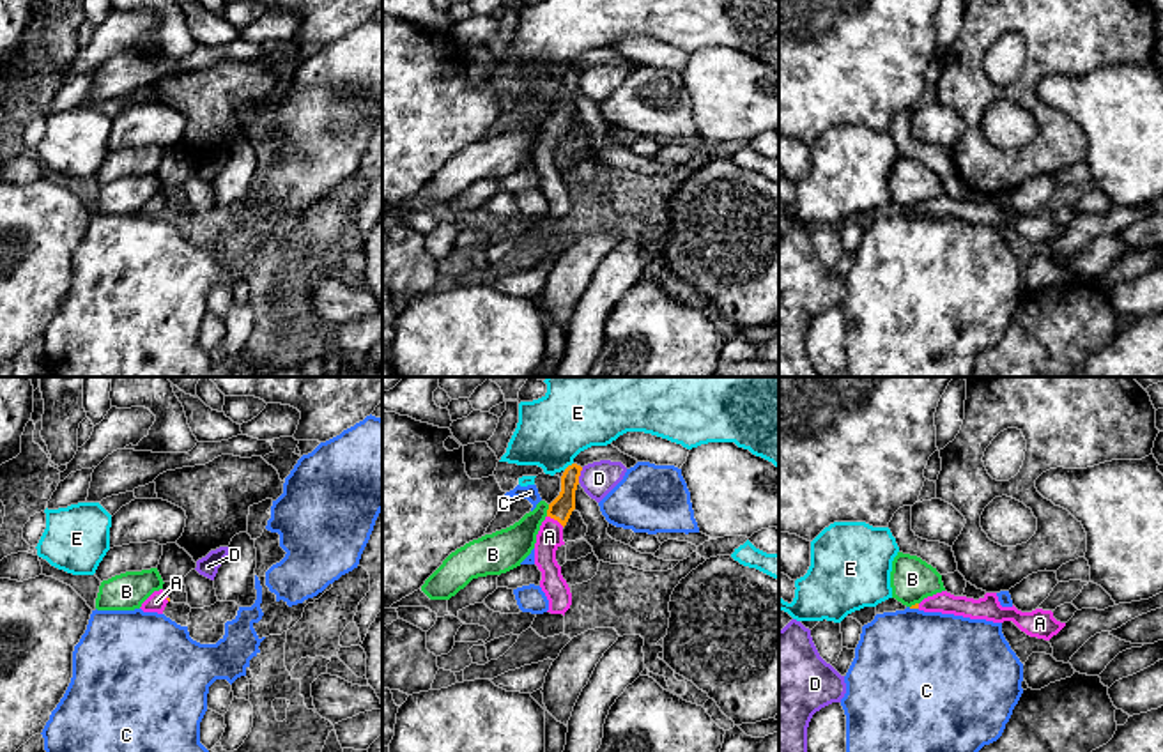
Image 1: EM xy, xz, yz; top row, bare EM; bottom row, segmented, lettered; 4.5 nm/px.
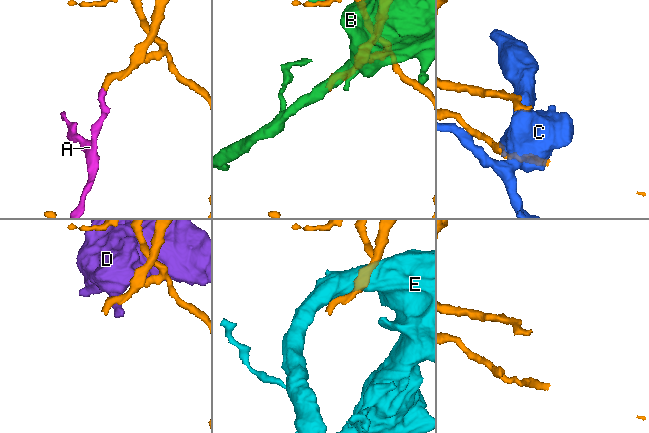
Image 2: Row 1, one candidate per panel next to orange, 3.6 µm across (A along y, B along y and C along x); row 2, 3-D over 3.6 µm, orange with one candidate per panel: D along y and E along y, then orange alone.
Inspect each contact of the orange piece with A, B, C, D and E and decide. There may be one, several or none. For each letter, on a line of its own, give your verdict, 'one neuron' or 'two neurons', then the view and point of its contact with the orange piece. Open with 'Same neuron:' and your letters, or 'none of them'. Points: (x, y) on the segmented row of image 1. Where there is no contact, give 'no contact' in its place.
Same neuron: none of them
A: two neurons | xz (556, 519)
B: two neurons | xz (547, 510)
C: two neurons | yz (914, 607)
D: two neurons | xz (579, 475)
E: two neurons | xz (569, 466)

